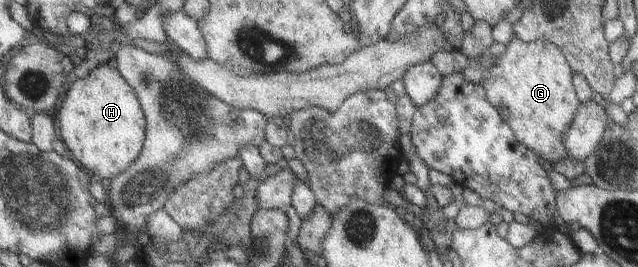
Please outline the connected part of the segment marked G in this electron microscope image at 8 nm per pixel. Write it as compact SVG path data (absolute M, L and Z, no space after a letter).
M514 37L505 44L505 51L496 57L495 63L483 69L480 83L485 87L487 99L499 109L519 143L535 151L535 155L548 164L566 158L561 145L563 131L571 125L579 107L570 65L555 45L543 41L525 42Z

